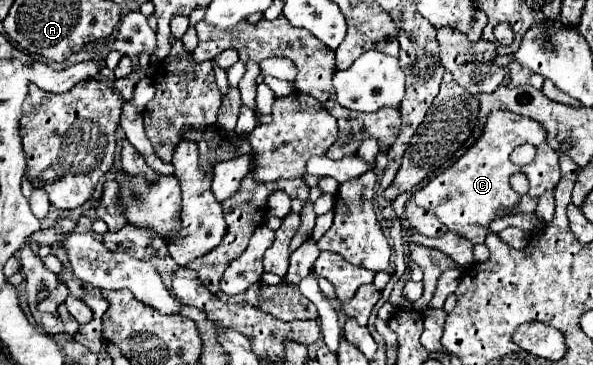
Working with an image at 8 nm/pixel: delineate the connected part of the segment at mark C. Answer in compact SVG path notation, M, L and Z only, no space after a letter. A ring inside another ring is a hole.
M492 111L486 119L482 135L476 143L442 175L434 177L426 187L414 193L414 203L426 211L432 211L440 223L448 227L448 231L458 233L472 243L484 243L490 223L518 207L520 195L510 187L510 175L524 173L530 181L528 195L540 197L544 191L554 189L560 181L560 167L558 167L558 153L546 145L546 133L540 123L514 115L510 111ZM532 143L538 147L538 153L530 165L518 167L510 161L510 153L516 145Z

